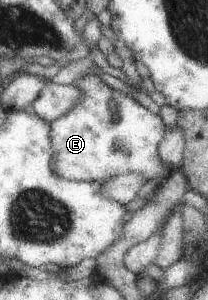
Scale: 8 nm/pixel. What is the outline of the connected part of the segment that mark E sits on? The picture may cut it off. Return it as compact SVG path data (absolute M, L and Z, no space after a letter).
M90 76L74 84L81 97L77 105L60 119L51 122L51 171L59 177L77 181L98 181L116 177L127 172L141 173L151 180L161 170L159 146L165 135L163 119L140 105L121 91L106 85L99 76Z

